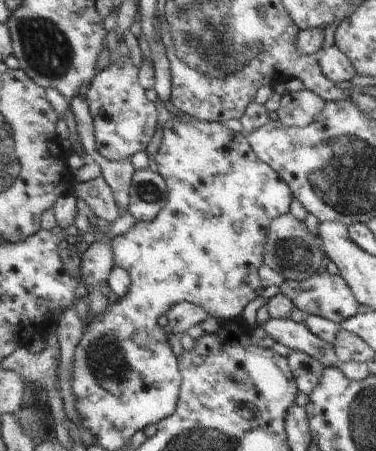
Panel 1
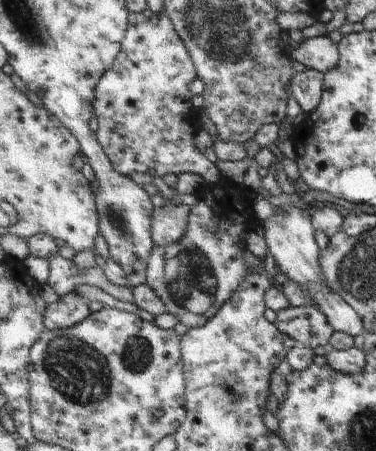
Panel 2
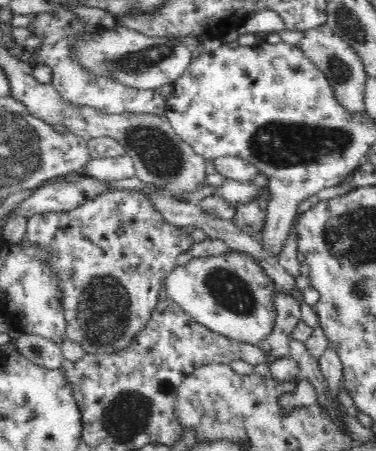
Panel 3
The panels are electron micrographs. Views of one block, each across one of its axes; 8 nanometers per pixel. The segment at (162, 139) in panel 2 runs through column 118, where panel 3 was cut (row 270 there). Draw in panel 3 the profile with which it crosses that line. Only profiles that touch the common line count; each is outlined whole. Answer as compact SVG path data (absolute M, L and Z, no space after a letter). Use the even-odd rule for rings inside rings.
M114 190L98 196L68 212L40 212L28 218L28 240L42 244L56 252L54 266L62 278L64 310L66 310L66 336L76 342L86 354L120 354L146 330L152 320L154 308L160 302L162 278L178 266L178 256L202 242L204 236L188 234L182 228L168 224L156 206L156 198L140 190Z

